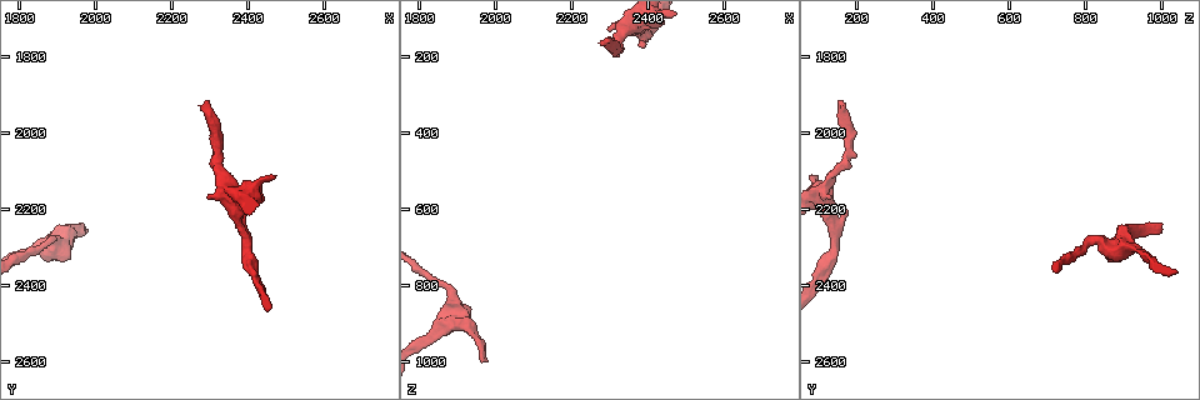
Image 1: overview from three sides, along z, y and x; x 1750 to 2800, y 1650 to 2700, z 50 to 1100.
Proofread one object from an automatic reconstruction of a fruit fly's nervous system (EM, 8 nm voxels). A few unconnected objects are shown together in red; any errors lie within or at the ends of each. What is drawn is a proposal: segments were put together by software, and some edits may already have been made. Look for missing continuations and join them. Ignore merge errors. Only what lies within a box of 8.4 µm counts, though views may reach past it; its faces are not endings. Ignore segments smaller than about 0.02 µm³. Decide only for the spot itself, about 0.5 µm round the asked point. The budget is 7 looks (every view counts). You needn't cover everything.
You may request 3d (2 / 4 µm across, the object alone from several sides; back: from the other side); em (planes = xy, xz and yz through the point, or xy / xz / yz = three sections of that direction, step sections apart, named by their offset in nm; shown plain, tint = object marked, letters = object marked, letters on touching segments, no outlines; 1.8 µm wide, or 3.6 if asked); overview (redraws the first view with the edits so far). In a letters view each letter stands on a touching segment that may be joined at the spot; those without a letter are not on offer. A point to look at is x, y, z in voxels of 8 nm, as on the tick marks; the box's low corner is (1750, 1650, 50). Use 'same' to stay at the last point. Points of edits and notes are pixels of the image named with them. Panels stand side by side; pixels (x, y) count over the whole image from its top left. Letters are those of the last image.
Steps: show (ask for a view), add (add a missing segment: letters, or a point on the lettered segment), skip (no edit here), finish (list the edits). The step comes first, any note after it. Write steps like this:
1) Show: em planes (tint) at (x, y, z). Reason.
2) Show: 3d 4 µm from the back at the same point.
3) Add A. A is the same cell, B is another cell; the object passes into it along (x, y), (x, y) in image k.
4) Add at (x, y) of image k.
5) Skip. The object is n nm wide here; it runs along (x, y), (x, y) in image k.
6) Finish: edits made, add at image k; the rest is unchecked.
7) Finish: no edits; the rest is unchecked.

Show: em xz step 4 (letters) at (1975, 2245, 1000). Tapers out.

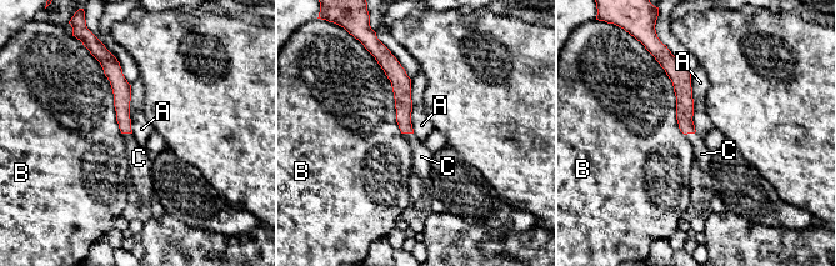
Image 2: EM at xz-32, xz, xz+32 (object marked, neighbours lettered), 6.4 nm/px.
Add C. The object is 100 nm wide here; C is the same cell, A and B are other cells; the neuron continues.

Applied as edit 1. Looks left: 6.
Show: overview. See it whole again.

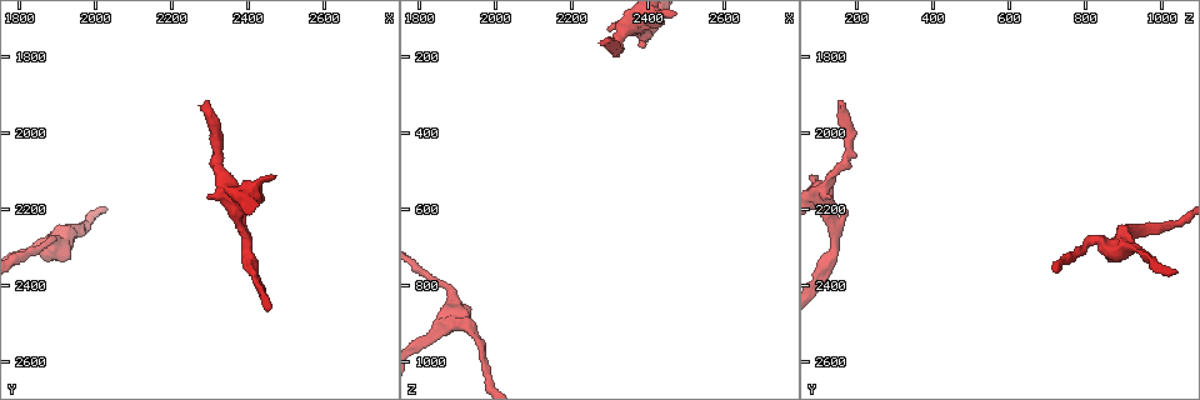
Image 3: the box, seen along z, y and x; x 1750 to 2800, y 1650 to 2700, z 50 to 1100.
Show: em xy step 16 (tint) at (2300, 2165, 125). Thick end.

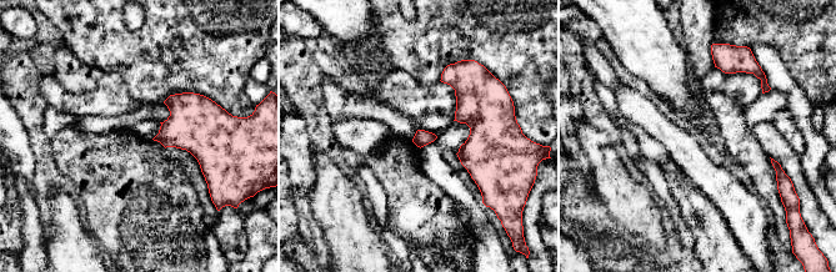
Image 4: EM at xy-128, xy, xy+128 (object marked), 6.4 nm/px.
Show: em xz step 16 (letters) at the same point. Cut it another way.

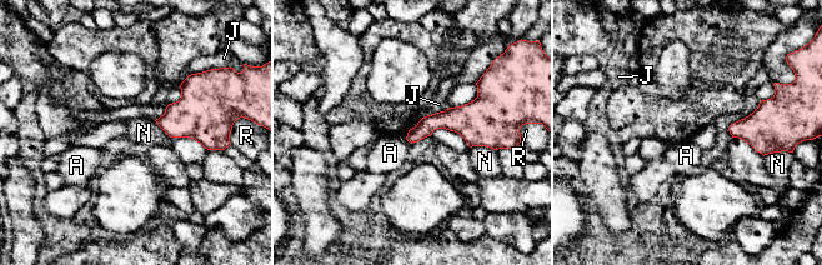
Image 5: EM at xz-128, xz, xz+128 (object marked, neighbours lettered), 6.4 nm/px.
Skip. A, J, N and R are other cells; a border runs along (449, 108), (427, 114), (419, 121) in image 5; no lettered segment goes on from it.

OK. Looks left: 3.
Show: em planes (letters) at (2290, 1920, 150). An open end.

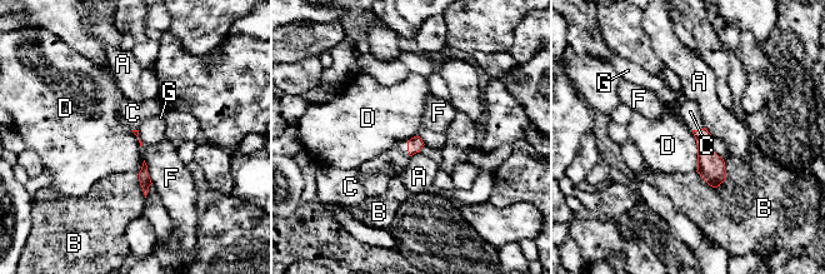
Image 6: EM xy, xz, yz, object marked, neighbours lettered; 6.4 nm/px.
Add C. The longest contact is with D, 260 nm; C is the same cell, A, B, D, F and G are other cells; it goes on there.

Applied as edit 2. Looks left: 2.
Finish: edits made, add at image 2, add at image 6; the rest is unchecked.

